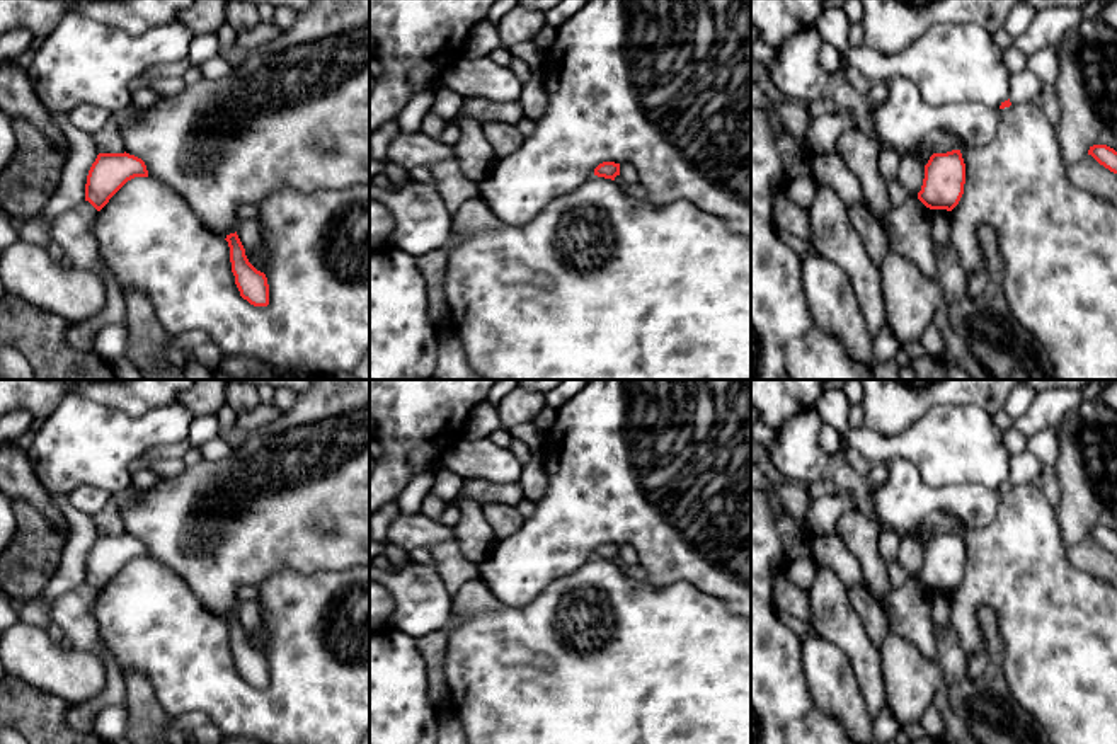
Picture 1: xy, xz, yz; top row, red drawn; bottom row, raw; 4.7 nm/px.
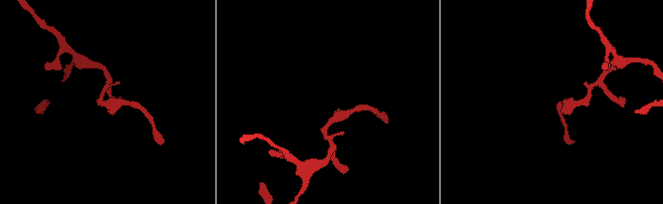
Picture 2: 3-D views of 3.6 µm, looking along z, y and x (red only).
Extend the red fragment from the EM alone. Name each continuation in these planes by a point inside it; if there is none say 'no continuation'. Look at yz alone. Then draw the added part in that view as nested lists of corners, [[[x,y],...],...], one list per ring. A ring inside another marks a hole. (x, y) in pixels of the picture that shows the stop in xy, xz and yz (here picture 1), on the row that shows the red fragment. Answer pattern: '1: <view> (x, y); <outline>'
no continuation

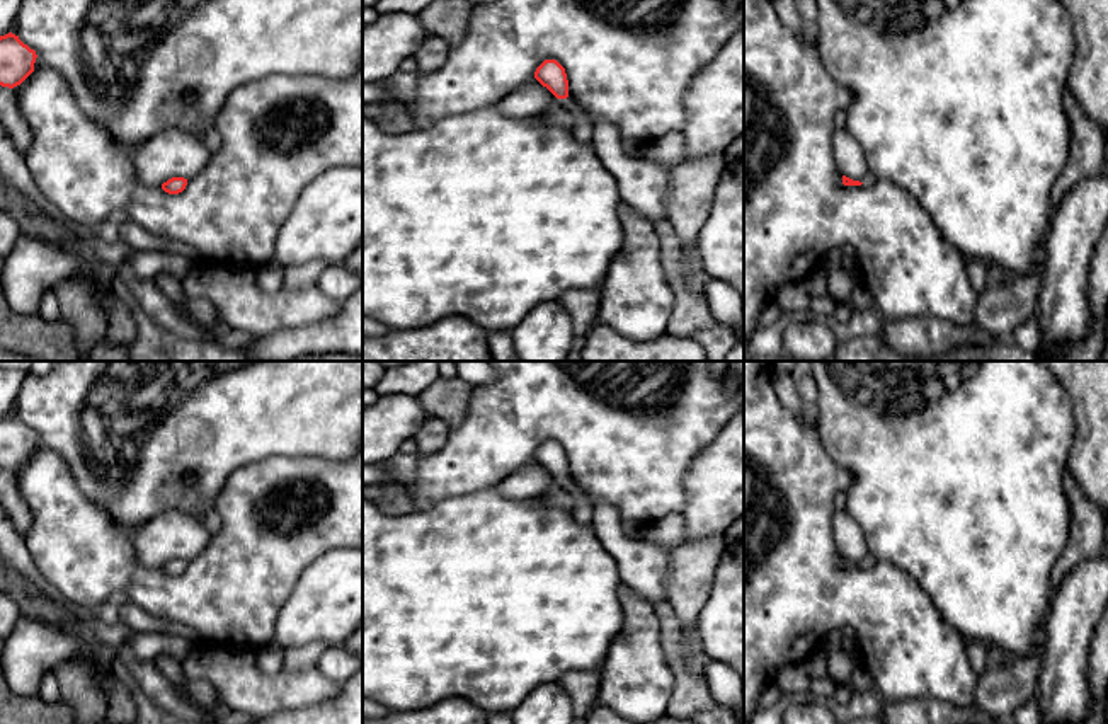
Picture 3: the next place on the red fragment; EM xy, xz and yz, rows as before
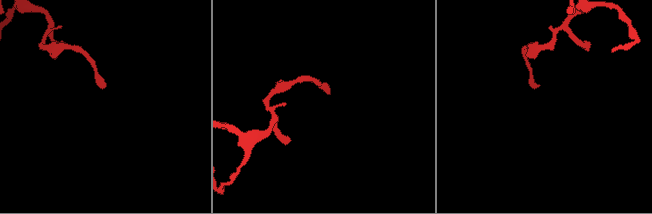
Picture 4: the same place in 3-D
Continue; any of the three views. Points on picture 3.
1: xz (584, 128); [[[558,99],[557,106],[565,107],[568,111],[572,111],[577,118],[575,128],[574,128],[574,135],[580,143],[591,143],[592,141],[592,131],[594,126],[589,121],[589,118],[579,109],[579,106],[570,101],[570,99]]]

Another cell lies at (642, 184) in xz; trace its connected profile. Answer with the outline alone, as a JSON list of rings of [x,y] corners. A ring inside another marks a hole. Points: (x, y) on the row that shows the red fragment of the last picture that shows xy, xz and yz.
[[[601,119],[592,131],[592,147],[614,177],[621,201],[652,223],[667,220],[669,175],[676,165],[635,158],[621,148],[614,124]]]

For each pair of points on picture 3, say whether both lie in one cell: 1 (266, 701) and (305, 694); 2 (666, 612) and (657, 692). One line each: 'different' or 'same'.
1: same
2: different

